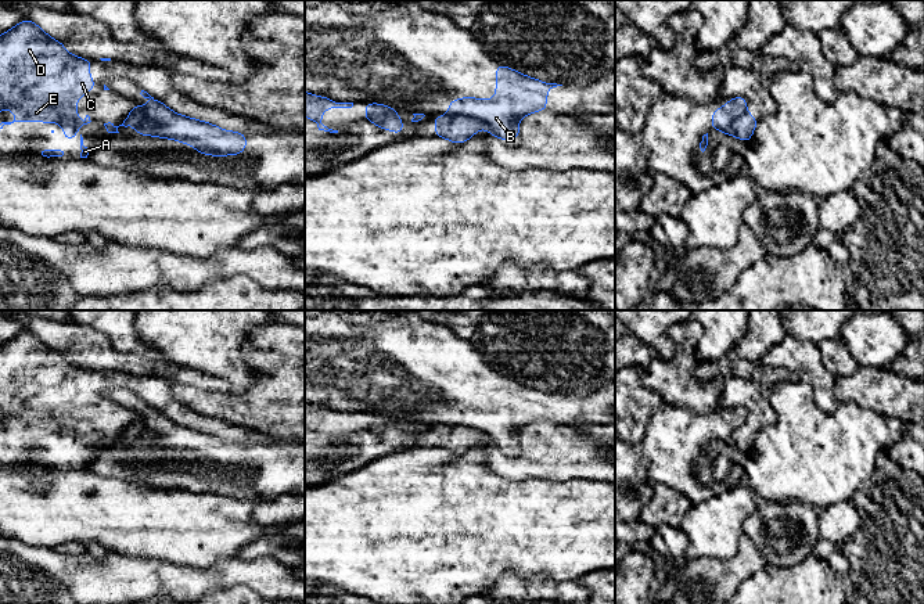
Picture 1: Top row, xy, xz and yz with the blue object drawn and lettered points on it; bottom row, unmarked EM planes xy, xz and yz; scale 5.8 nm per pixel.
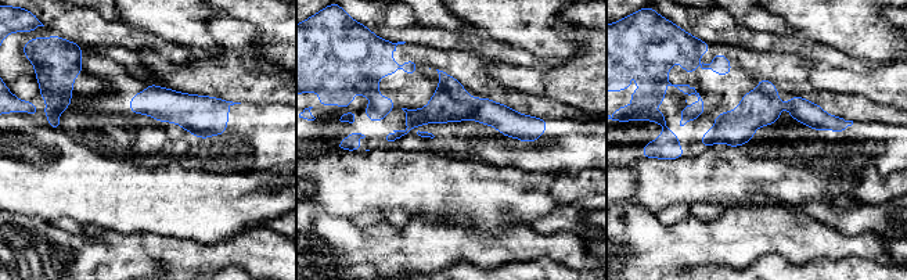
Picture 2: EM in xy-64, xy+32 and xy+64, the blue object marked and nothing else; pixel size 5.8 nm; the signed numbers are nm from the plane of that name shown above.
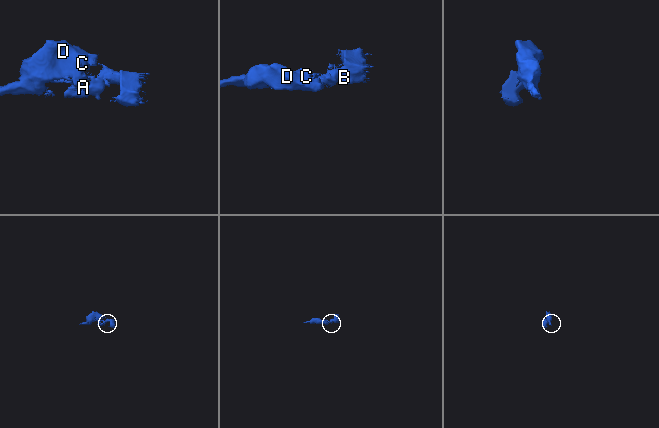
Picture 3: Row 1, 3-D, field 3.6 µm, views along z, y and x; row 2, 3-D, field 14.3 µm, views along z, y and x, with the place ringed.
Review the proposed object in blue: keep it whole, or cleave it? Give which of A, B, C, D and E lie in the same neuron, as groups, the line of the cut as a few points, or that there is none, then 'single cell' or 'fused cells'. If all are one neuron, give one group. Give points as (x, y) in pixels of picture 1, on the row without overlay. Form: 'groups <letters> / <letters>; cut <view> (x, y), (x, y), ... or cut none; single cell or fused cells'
groups A C D E / B; cut xy (141, 419), (154, 434), (153, 439); fused cells

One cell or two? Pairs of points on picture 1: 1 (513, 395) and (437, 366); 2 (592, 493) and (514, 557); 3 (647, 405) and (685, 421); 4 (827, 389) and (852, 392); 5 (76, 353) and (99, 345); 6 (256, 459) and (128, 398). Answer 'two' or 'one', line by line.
1: one
2: one
3: two
4: two
5: one
6: one

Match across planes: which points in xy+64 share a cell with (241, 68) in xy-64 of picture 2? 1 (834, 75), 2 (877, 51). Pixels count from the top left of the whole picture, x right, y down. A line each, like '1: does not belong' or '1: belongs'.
1: belongs
2: does not belong

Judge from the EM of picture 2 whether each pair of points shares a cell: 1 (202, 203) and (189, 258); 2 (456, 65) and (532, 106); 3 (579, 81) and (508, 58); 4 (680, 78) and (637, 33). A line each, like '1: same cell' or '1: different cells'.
1: different cells
2: same cell
3: different cells
4: different cells

